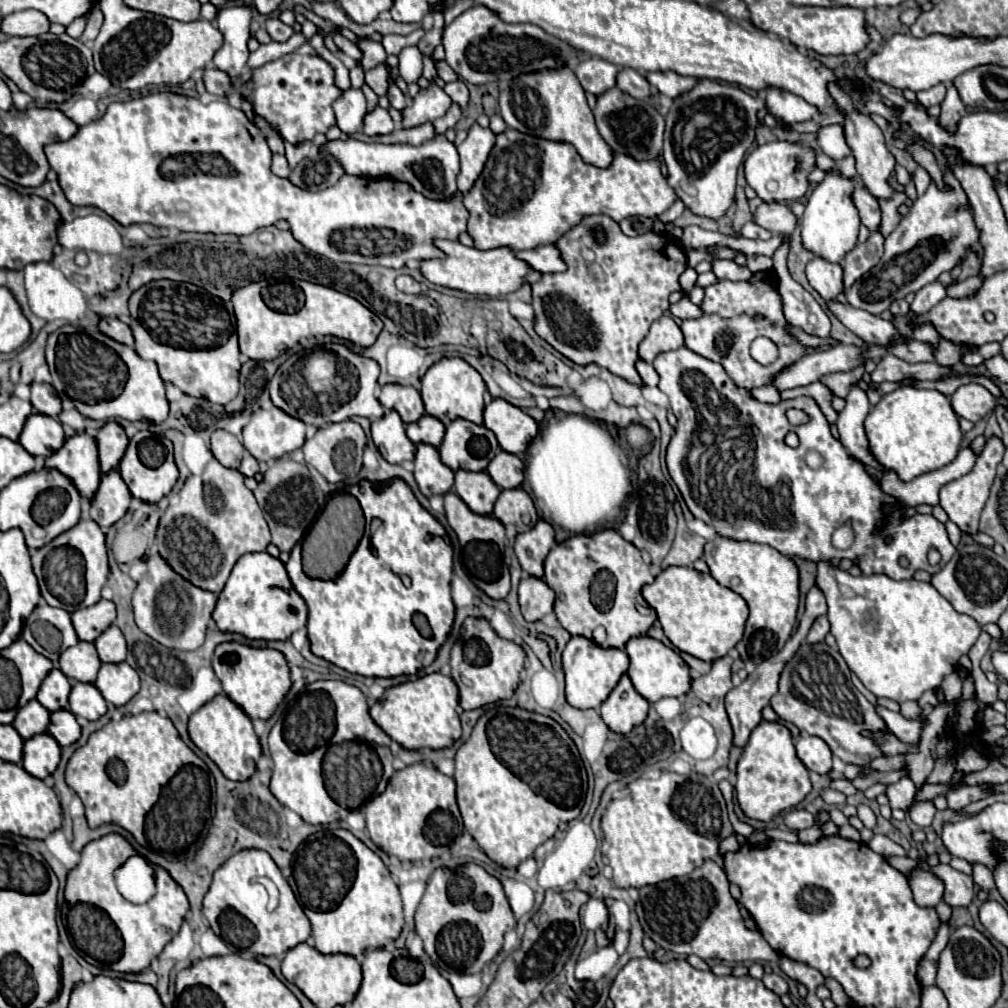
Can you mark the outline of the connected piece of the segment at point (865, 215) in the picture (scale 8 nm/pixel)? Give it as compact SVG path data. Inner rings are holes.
M854 188L854 204L860 214L860 222L868 226L872 232L878 230L880 226L880 208L874 196L866 192L866 188Z

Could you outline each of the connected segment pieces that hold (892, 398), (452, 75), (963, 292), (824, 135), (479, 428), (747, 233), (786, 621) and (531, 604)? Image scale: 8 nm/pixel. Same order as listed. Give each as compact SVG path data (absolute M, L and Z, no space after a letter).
M900 386L894 392L884 394L880 402L872 406L864 426L876 460L886 470L894 470L904 482L950 464L962 444L958 416L950 404L950 398L938 390Z
M438 60L434 66L436 66L436 70L438 70L438 76L440 76L444 82L452 82L452 80L458 78L456 72L446 64L446 60Z
M970 276L964 282L958 282L954 286L948 286L948 296L950 298L970 298L970 296L974 296L980 290L982 284L984 284L982 276Z
M830 124L830 126L822 126L818 130L818 146L822 148L824 154L828 154L832 160L842 160L846 156L850 156L850 148L846 144L844 138L844 130L840 124Z
M452 420L446 426L438 452L442 462L452 470L482 472L500 452L500 444L486 426L470 424L468 420Z
M746 222L746 224L742 226L740 234L742 234L744 238L760 238L760 240L768 240L768 238L772 238L772 234L770 234L768 230L756 226L754 222Z
M722 536L706 544L704 560L710 566L710 572L716 578L716 582L740 594L750 608L744 638L736 644L740 658L744 662L760 664L762 660L778 654L784 648L796 624L796 610L798 610L796 564L770 546L752 544L752 542L736 542Z
M534 576L522 578L518 586L518 596L520 596L522 616L528 622L536 622L548 612L552 612L554 590L542 578L534 578Z

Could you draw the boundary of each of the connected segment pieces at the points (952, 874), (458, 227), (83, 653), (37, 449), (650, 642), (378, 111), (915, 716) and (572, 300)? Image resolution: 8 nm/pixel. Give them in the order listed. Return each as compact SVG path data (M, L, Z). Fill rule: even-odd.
M936 864L932 866L932 872L938 880L944 884L944 896L942 900L956 908L956 906L968 906L972 902L972 876L958 872L950 868L948 864Z
M156 92L156 94L148 94L144 98L136 98L136 100L128 100L128 102L112 102L108 104L106 112L102 118L80 126L78 132L66 140L66 142L52 142L46 144L44 148L50 168L58 174L58 184L62 188L62 192L66 194L66 198L76 204L76 206L98 206L100 210L104 210L108 216L112 216L116 222L128 226L128 224L142 224L142 222L150 222L154 226L166 226L166 228L178 228L178 230L192 230L192 232L216 232L216 234L252 234L254 230L262 228L262 226L270 226L276 224L278 220L288 220L290 230L294 234L294 238L308 250L326 256L332 262L354 262L354 264L380 264L380 266L388 266L388 268L402 268L406 266L410 260L430 260L430 258L438 258L442 256L442 250L434 246L434 240L444 238L444 240L458 240L458 236L462 232L466 232L466 224L468 224L468 212L466 206L462 204L462 192L458 192L458 196L454 196L454 200L426 200L426 196L422 196L420 192L414 192L414 188L410 188L410 184L402 182L402 180L390 180L390 178L362 178L362 176L348 176L344 174L342 180L338 180L338 184L334 184L332 188L326 188L322 192L306 192L294 184L290 184L286 178L274 176L270 172L270 162L272 162L272 152L266 144L266 136L262 130L258 130L242 110L234 108L228 104L226 98L218 98L210 104L202 104L198 98L188 98L188 96L180 96L180 94L172 94L172 92ZM174 154L220 154L230 166L230 174L226 176L186 176L186 178L176 178L176 180L166 180L164 176L160 176L160 166L164 162L164 158L174 156Z
M78 642L74 648L66 648L58 658L58 668L74 682L94 682L100 670L100 658L92 642Z
M34 412L26 418L18 440L32 456L50 456L64 444L66 434L58 420Z
M638 636L630 638L626 642L626 654L630 658L628 676L636 688L638 694L642 694L648 702L658 702L664 696L680 698L690 690L690 668L680 658L678 652L664 646L660 640L654 640L650 636Z
M374 106L374 110L366 112L364 116L364 134L368 136L376 136L376 134L388 134L394 130L394 122L388 114L388 110L384 110L382 106Z
M908 700L908 702L902 702L900 704L900 714L910 718L910 720L922 720L922 708L918 702L914 700Z
M610 216L584 218L582 224L566 232L566 236L562 236L556 244L568 264L568 270L562 274L544 274L542 280L532 286L532 306L536 310L538 336L576 364L584 366L594 362L608 368L612 374L640 386L642 378L638 376L634 366L638 360L638 344L646 338L650 324L668 310L668 296L680 290L678 276L686 270L686 254L682 252L682 246L670 234L658 234L654 230L630 238L620 230L614 220L610 220ZM596 228L604 230L604 244L596 242ZM582 248L594 250L594 262L586 262L582 258Z

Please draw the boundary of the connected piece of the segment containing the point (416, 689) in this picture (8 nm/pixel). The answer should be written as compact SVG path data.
M440 672L420 676L416 680L402 682L384 692L384 696L370 708L372 720L400 746L408 750L420 748L446 748L460 738L460 718L458 718L458 688L450 676Z

